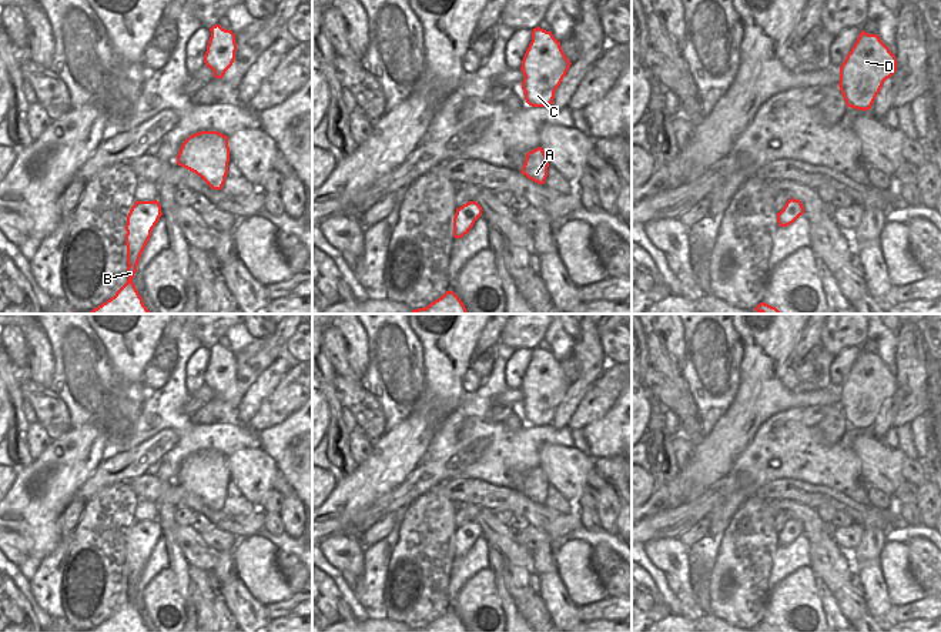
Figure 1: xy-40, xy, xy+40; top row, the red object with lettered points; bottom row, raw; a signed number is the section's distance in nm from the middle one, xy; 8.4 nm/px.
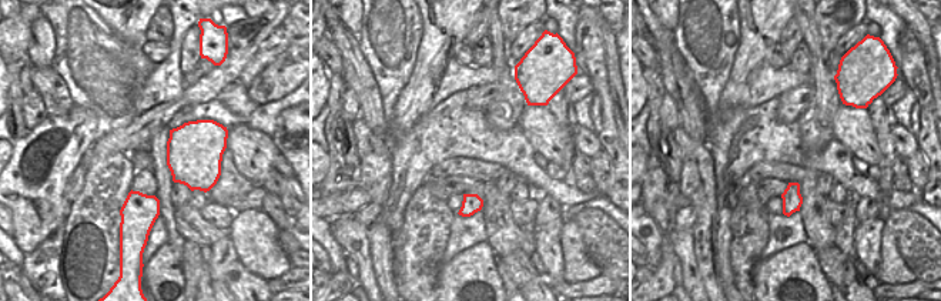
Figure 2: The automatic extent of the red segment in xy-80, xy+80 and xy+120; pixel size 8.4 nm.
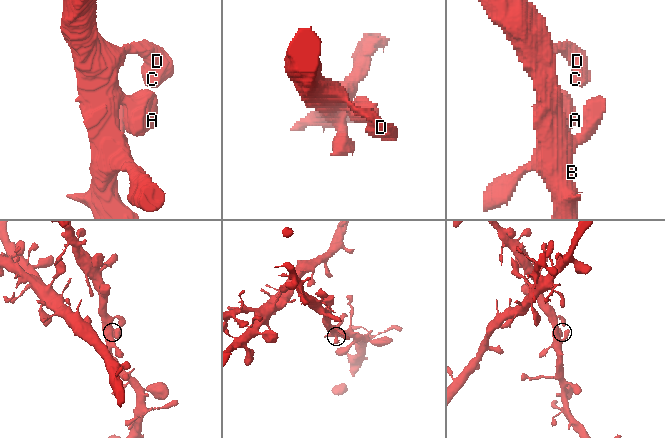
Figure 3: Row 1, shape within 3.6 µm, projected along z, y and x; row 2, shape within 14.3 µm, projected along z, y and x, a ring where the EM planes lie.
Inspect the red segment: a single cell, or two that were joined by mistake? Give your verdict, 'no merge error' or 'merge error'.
no merge error

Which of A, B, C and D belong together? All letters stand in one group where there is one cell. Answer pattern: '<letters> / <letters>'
A B C D

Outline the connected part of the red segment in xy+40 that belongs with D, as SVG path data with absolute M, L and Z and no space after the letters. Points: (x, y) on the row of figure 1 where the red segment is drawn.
M861 30L840 67L838 87L847 107L870 110L884 81L897 70L895 56L878 34Z

